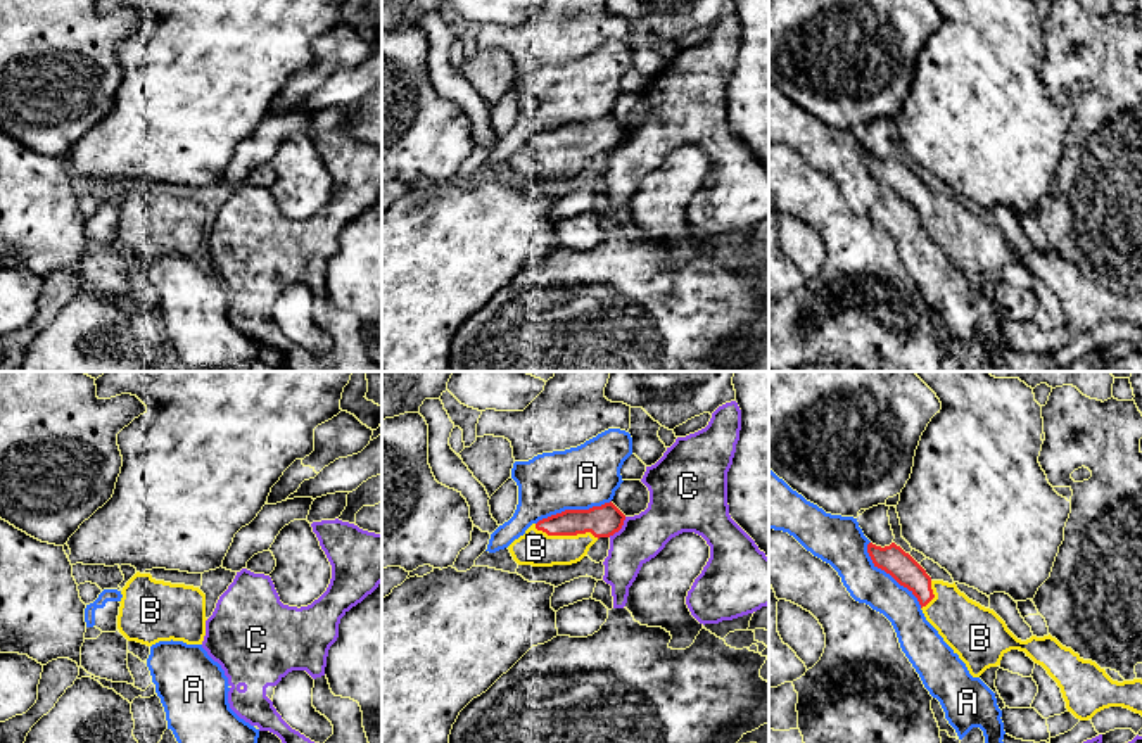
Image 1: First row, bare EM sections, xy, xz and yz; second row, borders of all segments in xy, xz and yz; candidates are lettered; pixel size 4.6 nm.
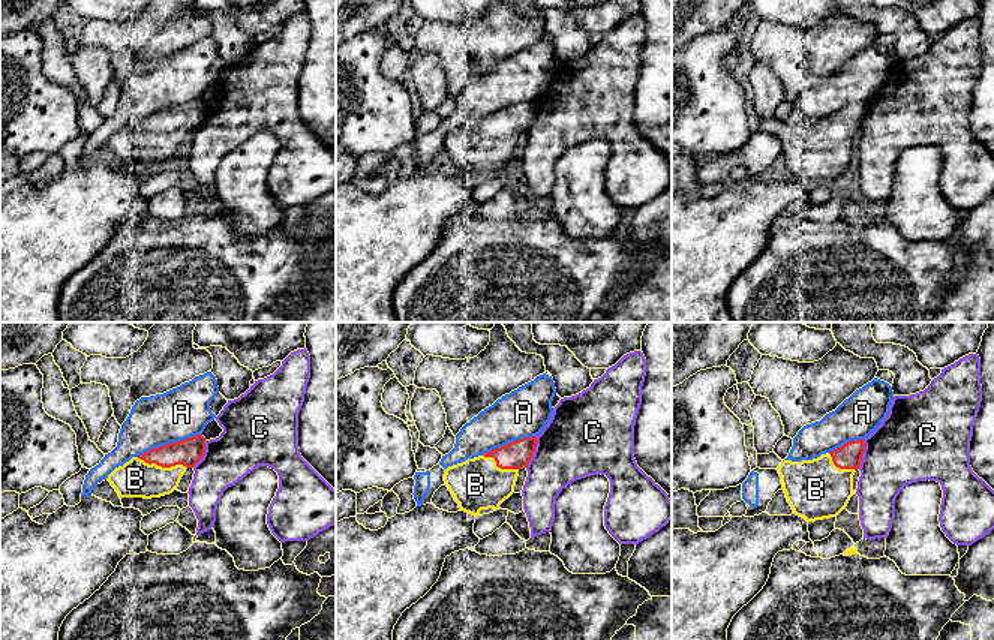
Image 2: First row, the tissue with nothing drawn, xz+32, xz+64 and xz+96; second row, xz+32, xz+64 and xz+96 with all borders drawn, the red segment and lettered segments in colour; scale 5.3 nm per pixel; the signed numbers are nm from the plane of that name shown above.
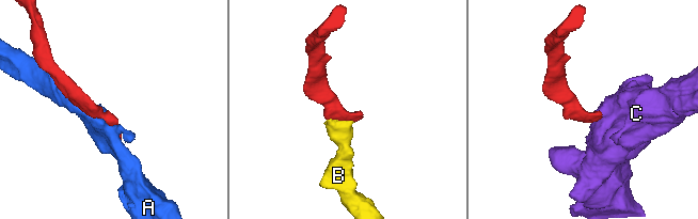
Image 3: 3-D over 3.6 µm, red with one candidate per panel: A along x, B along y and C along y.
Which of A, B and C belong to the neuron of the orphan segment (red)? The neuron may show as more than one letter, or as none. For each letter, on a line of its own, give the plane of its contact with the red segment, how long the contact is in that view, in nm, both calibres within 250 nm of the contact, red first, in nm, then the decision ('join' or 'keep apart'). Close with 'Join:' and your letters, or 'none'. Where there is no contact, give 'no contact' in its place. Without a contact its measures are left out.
A: meets red in yz; contact 400 nm long; 140 nm thick on the red side, 220 nm on the other; keep apart
B: meets red in xz; contact 320 nm long; 150 nm thick on the red side, 170 nm on the other; join
C: meets red in xz; contact 130 nm long; 150 nm thick on the red side, 220 nm on the other; keep apart
Join: B

